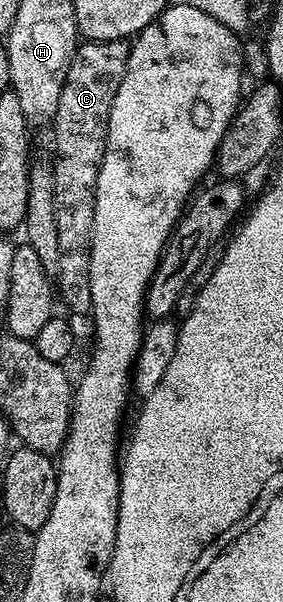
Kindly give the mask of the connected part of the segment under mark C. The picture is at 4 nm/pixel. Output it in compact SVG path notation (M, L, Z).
M89 41L76 44L61 87L61 99L53 118L55 125L55 169L50 170L55 184L57 240L61 246L61 267L57 278L57 297L75 313L91 312L91 236L95 226L97 175L107 150L107 124L125 67L130 44L121 41Z

